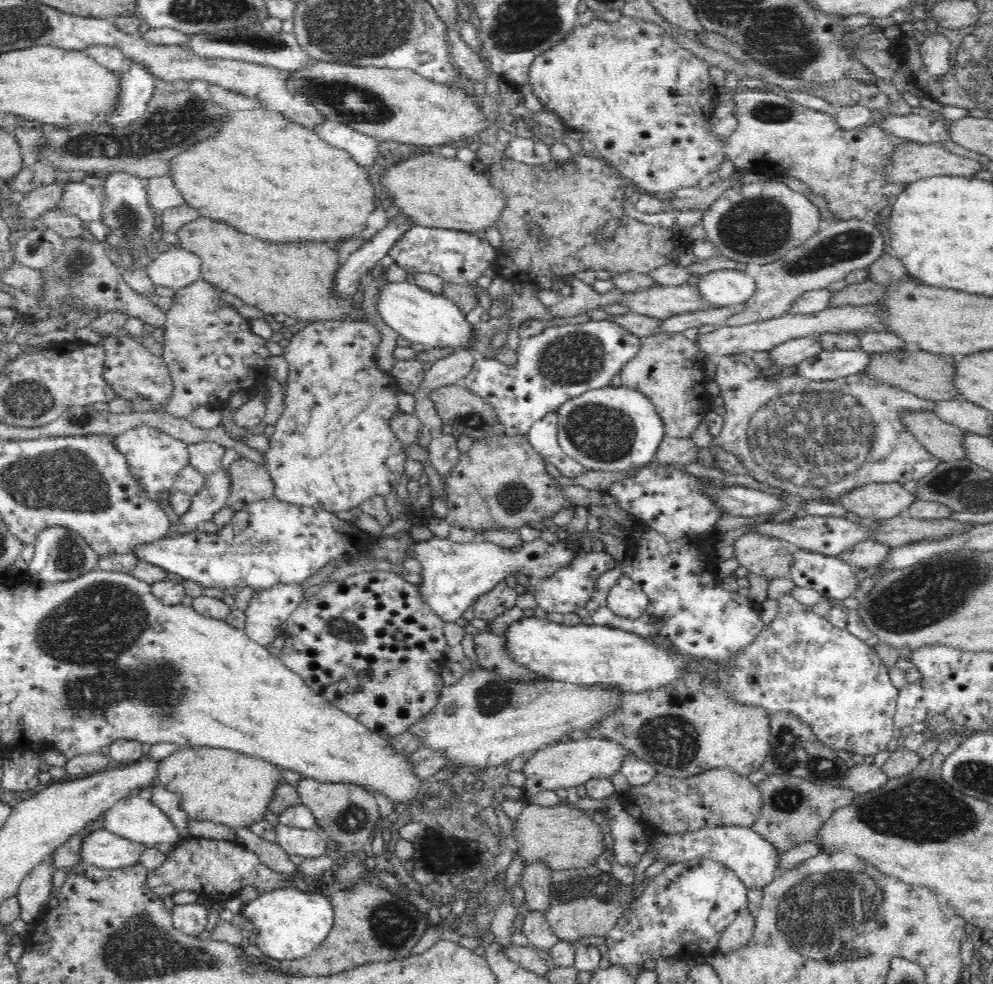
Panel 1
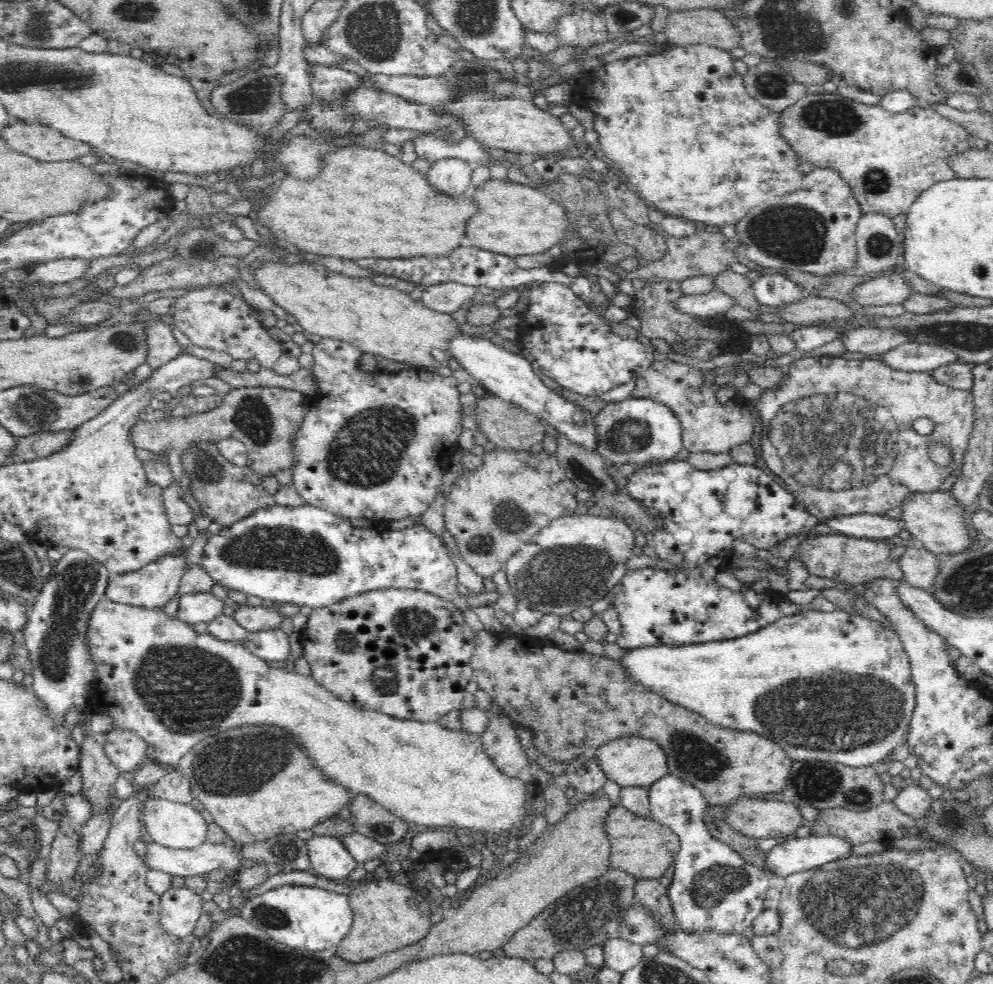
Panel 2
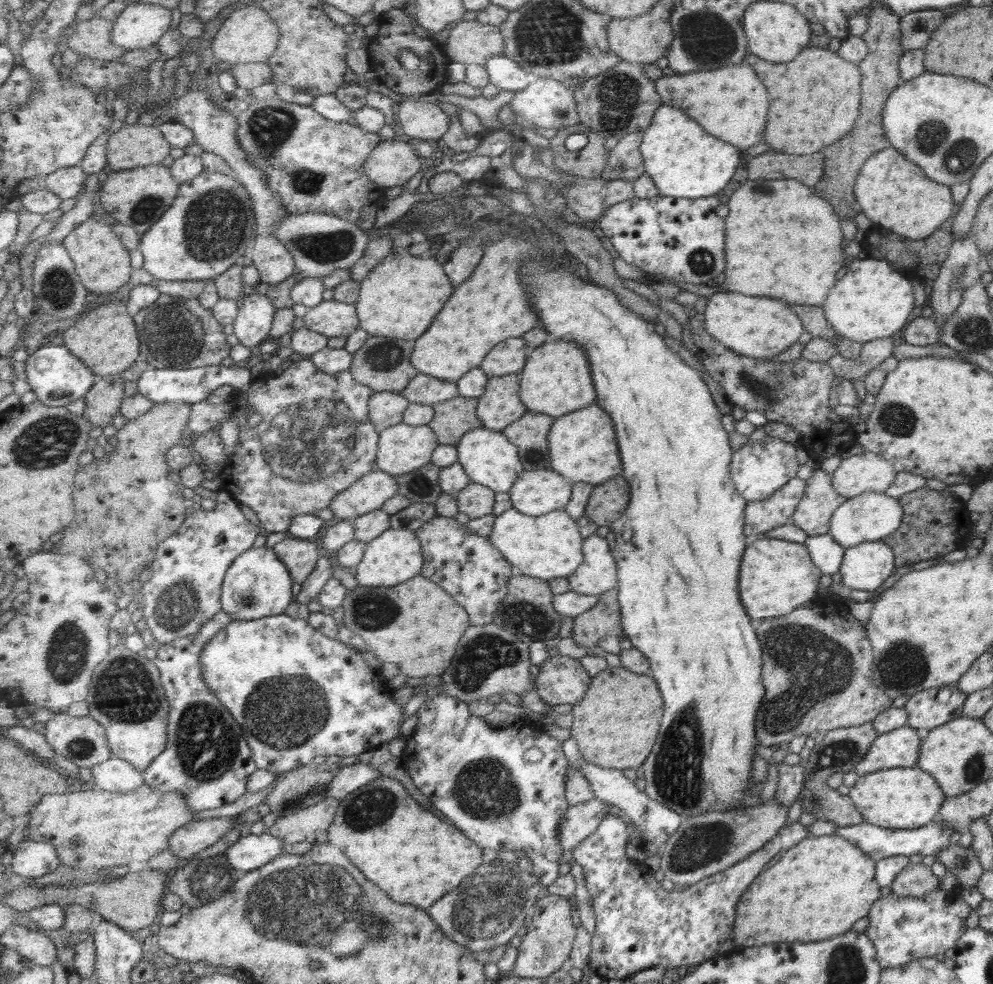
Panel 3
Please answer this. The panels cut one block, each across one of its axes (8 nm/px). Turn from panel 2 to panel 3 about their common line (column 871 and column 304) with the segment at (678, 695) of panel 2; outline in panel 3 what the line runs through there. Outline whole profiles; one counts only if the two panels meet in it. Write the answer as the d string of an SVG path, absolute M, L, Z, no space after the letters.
M283 613L228 624L206 647L202 664L203 677L211 691L243 727L259 769L278 775L310 765L317 756L335 756L347 761L402 736L405 708L393 700L388 680L367 664L357 648L341 639L329 638L308 620Z

